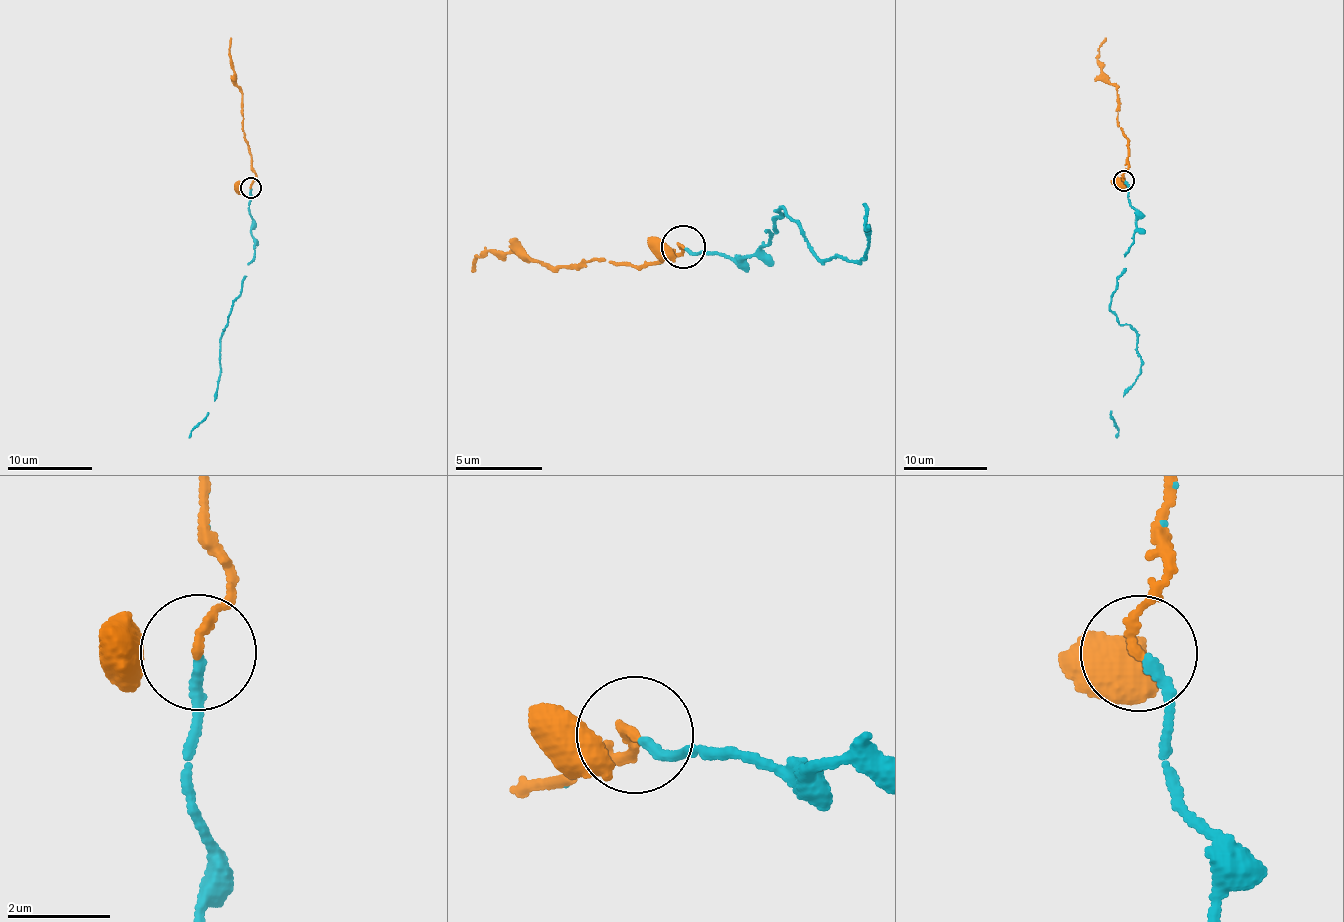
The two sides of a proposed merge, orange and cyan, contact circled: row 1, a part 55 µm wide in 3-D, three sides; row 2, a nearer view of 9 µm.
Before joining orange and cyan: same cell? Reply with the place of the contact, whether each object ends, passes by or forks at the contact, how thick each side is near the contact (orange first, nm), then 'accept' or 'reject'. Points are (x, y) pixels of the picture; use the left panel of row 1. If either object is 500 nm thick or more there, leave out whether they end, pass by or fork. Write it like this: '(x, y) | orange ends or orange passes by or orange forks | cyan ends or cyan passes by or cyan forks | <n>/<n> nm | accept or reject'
(250, 187) | orange passes by | cyan ends | 110/190 nm | accept

